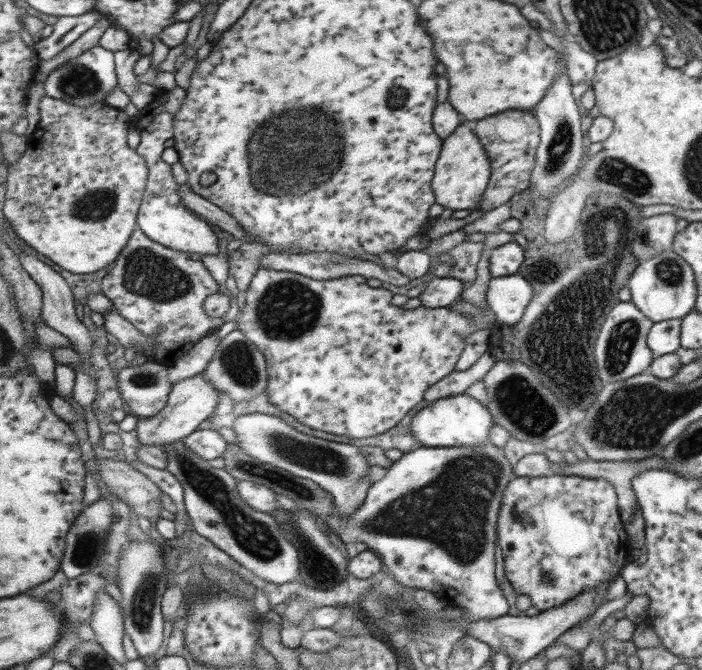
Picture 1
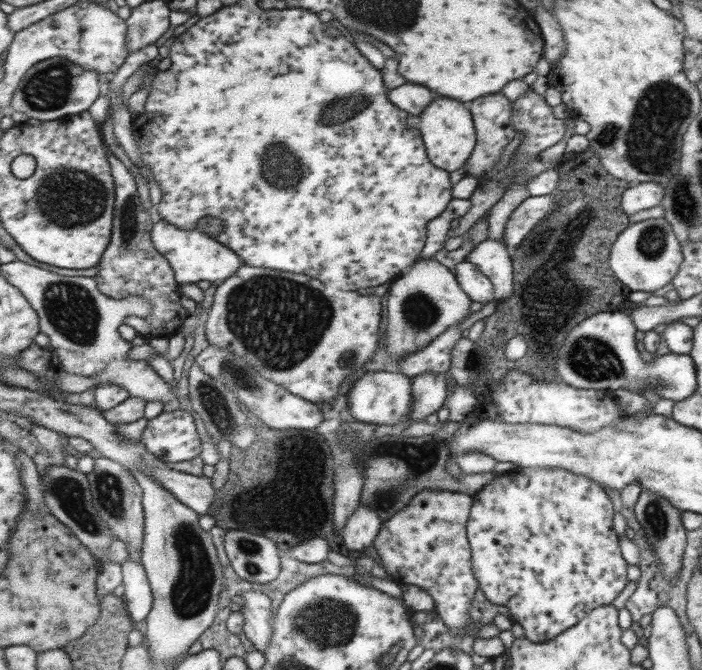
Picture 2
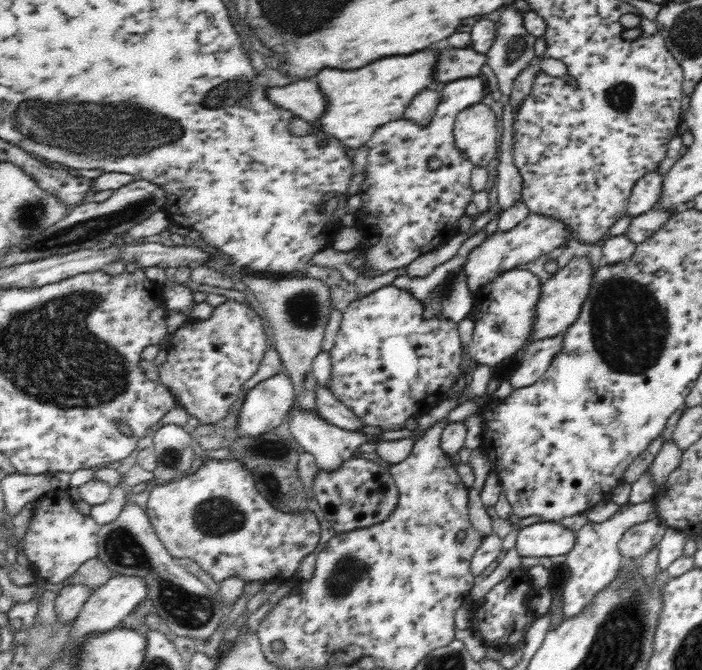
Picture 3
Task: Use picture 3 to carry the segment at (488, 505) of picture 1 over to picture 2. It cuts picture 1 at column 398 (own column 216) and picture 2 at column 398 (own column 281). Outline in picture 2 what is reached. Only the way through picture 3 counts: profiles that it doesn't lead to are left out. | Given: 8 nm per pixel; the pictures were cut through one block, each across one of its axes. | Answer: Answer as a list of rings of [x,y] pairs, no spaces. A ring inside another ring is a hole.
[[[423,489],[407,504],[382,521],[373,539],[387,577],[425,590],[434,603],[434,612],[460,638],[469,625],[467,610],[478,584],[471,570],[471,557],[465,526],[472,503],[470,495],[441,489]]]

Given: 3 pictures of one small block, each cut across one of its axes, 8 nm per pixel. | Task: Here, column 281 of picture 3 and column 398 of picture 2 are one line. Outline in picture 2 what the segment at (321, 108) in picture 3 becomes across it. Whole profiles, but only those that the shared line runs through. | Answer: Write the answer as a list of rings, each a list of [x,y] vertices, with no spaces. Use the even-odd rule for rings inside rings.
[[[403,84],[387,92],[387,98],[397,109],[409,115],[418,115],[433,100],[433,94],[425,86]]]

